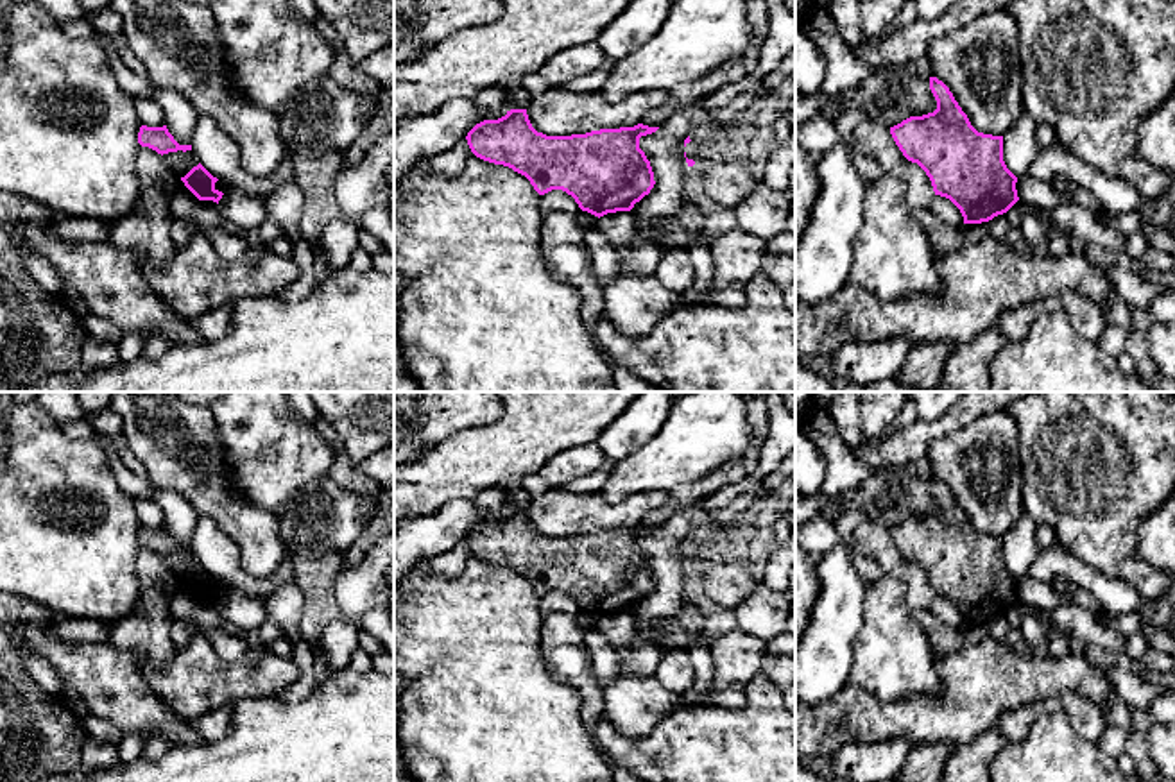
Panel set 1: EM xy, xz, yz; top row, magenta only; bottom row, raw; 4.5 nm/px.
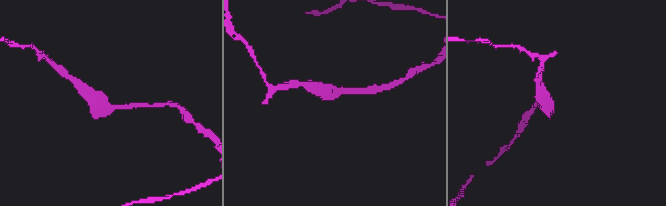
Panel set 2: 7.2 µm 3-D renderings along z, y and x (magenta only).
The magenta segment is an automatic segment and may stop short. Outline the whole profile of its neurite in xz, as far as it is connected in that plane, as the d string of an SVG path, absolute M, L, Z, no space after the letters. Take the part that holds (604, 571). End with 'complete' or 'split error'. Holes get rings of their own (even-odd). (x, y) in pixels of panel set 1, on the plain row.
M527 510L476 524L466 537L471 553L525 576L539 596L562 591L582 612L604 617L630 612L654 589L639 539L659 528L600 530L586 535L537 533Z; complete

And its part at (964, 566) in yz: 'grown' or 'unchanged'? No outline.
unchanged

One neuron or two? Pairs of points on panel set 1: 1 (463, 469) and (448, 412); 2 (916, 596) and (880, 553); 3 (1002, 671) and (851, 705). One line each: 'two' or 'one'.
1: two
2: one
3: one

